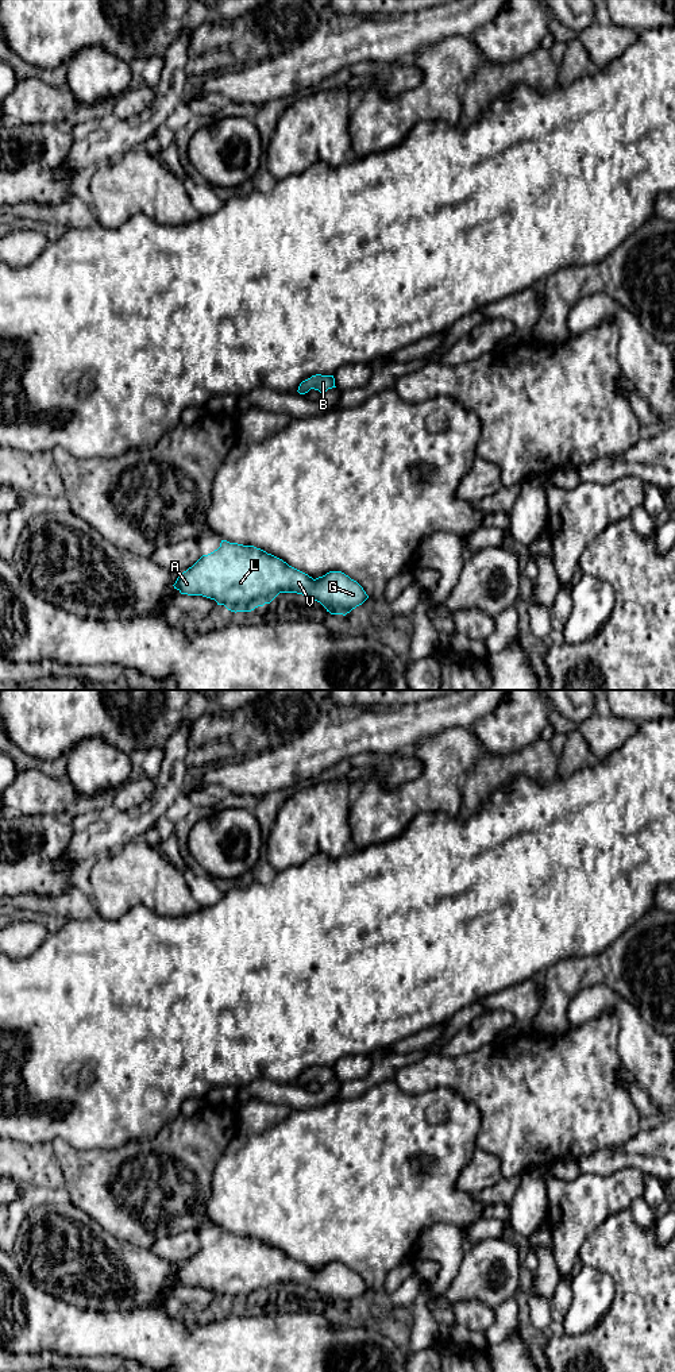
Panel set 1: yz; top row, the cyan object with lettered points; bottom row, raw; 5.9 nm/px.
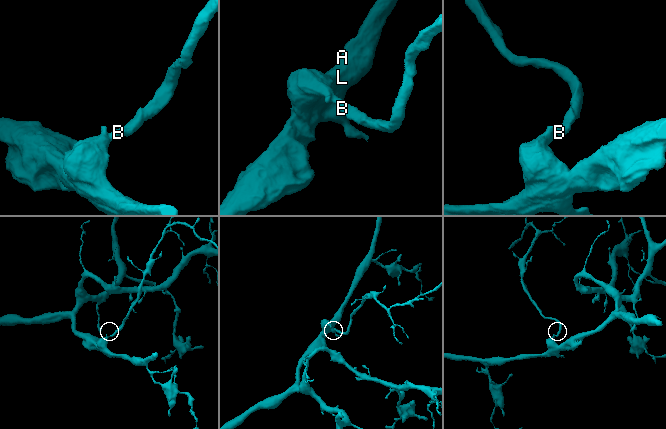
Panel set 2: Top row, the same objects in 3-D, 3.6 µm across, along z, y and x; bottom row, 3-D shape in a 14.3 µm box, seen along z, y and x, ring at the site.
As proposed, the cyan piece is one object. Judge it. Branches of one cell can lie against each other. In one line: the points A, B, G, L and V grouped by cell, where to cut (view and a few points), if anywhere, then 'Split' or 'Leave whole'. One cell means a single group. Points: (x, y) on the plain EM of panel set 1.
Groups: A B G L V. No split. Leave whole

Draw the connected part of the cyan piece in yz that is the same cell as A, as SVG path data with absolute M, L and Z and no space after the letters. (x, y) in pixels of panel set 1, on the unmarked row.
M227 1232L181 1264L173 1277L181 1286L215 1291L235 1304L270 1295L279 1284L308 1287L331 1306L343 1307L369 1290L363 1279L342 1263L313 1271L261 1240Z

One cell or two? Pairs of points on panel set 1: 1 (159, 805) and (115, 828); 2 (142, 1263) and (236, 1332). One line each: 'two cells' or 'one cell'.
1: one cell
2: two cells

